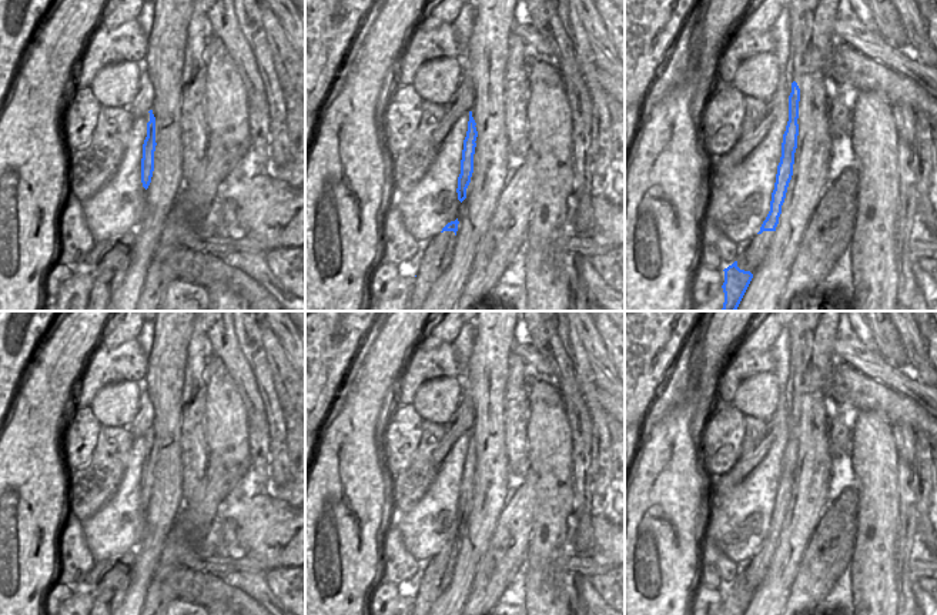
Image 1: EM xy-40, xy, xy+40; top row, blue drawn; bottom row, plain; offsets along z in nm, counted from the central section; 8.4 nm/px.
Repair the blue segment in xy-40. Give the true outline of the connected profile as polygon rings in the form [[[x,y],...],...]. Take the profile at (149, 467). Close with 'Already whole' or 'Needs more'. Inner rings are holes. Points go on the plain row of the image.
[[[150,430],[150,441],[147,442],[147,457],[143,464],[141,478],[141,502],[145,509],[151,502],[155,484],[155,465],[158,462],[158,441],[154,437],[154,431]]]. Needs more.

